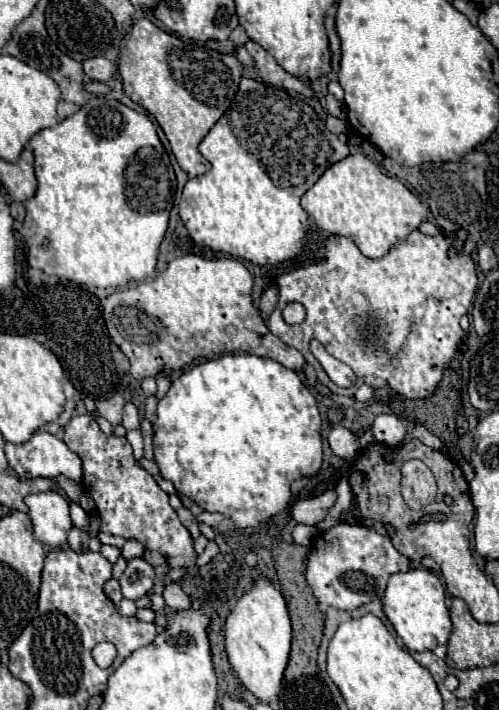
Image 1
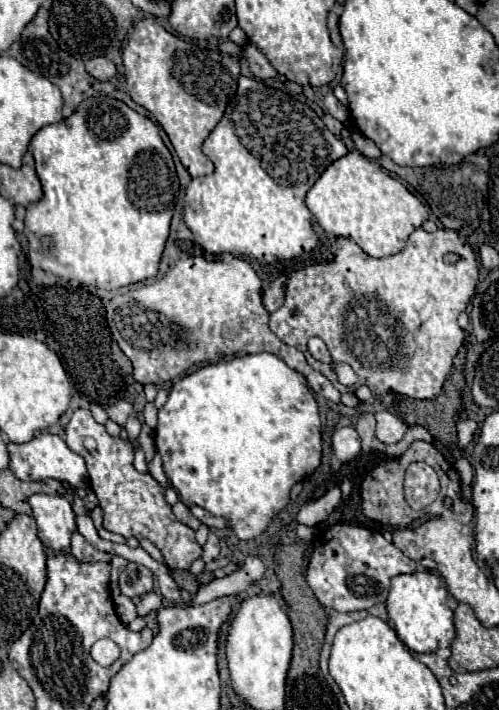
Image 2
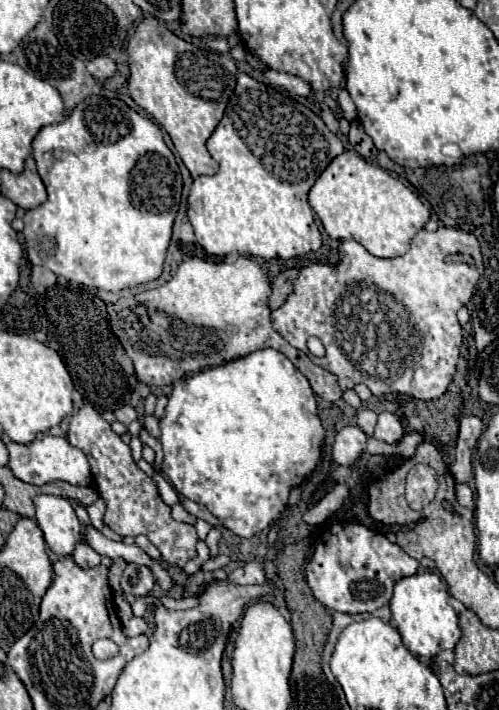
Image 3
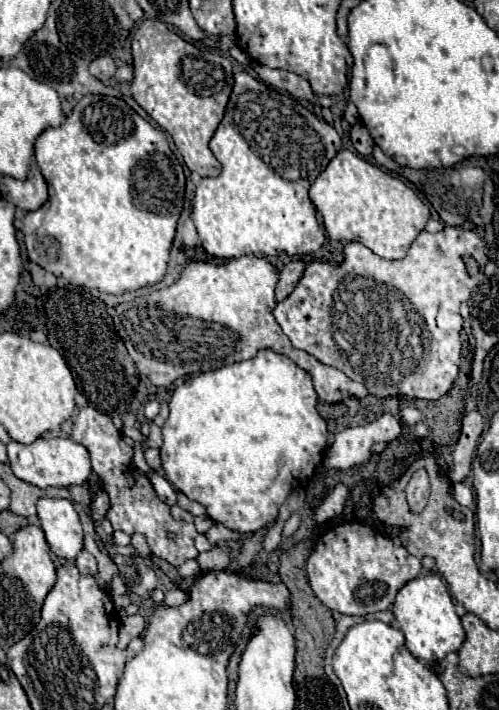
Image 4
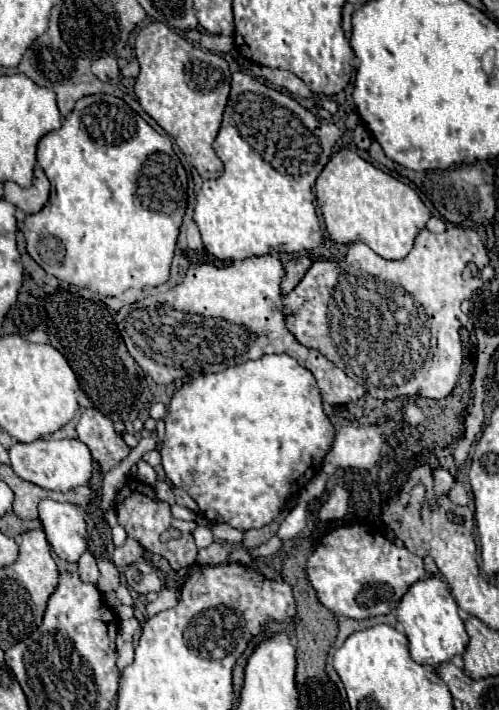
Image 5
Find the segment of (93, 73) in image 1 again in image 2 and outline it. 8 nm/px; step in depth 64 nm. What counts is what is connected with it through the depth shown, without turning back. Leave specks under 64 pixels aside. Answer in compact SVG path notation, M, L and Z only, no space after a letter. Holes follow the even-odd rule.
M96 56L92 60L86 62L86 70L92 78L104 82L104 80L110 80L114 74L116 74L116 66L106 58L106 56Z

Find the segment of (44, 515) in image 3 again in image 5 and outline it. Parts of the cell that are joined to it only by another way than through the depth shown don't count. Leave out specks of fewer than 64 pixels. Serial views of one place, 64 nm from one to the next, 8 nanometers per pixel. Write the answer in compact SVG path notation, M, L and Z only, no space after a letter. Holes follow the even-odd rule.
M46 498L38 504L38 512L56 556L66 562L78 562L78 558L88 550L82 510L74 504Z

